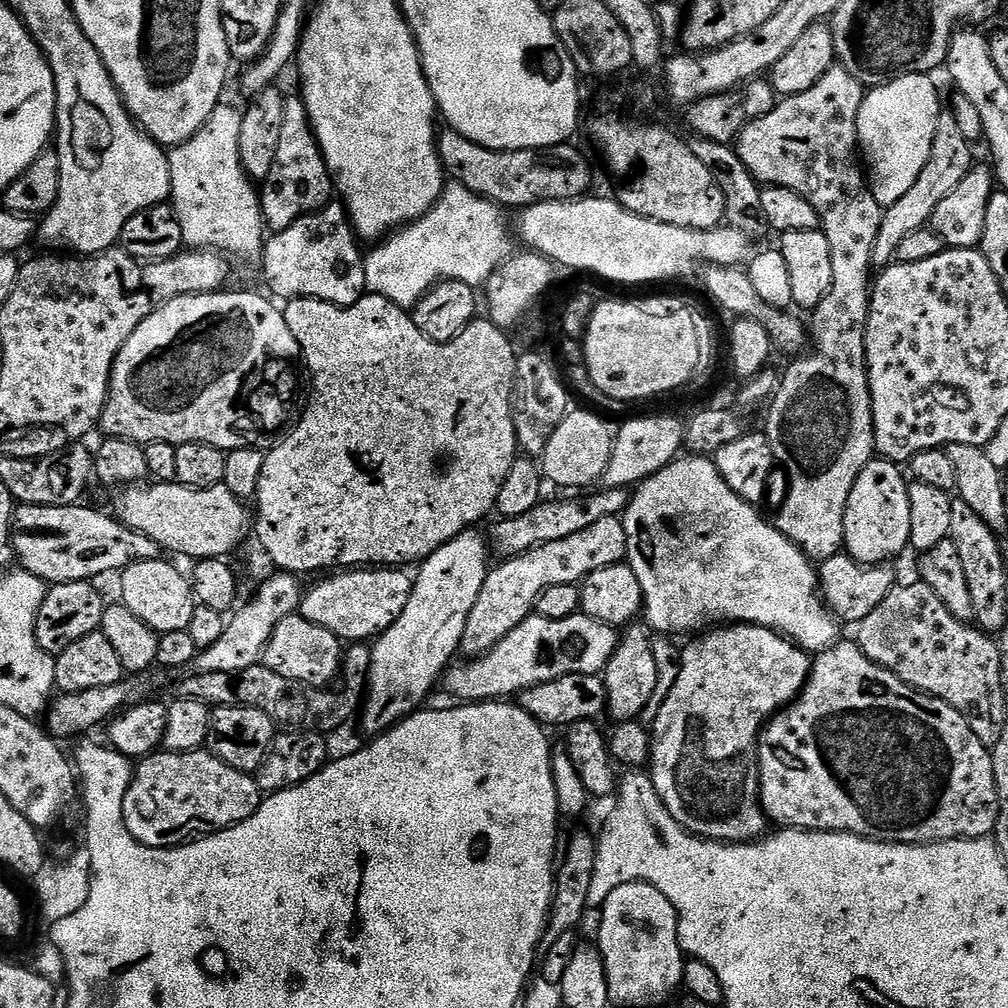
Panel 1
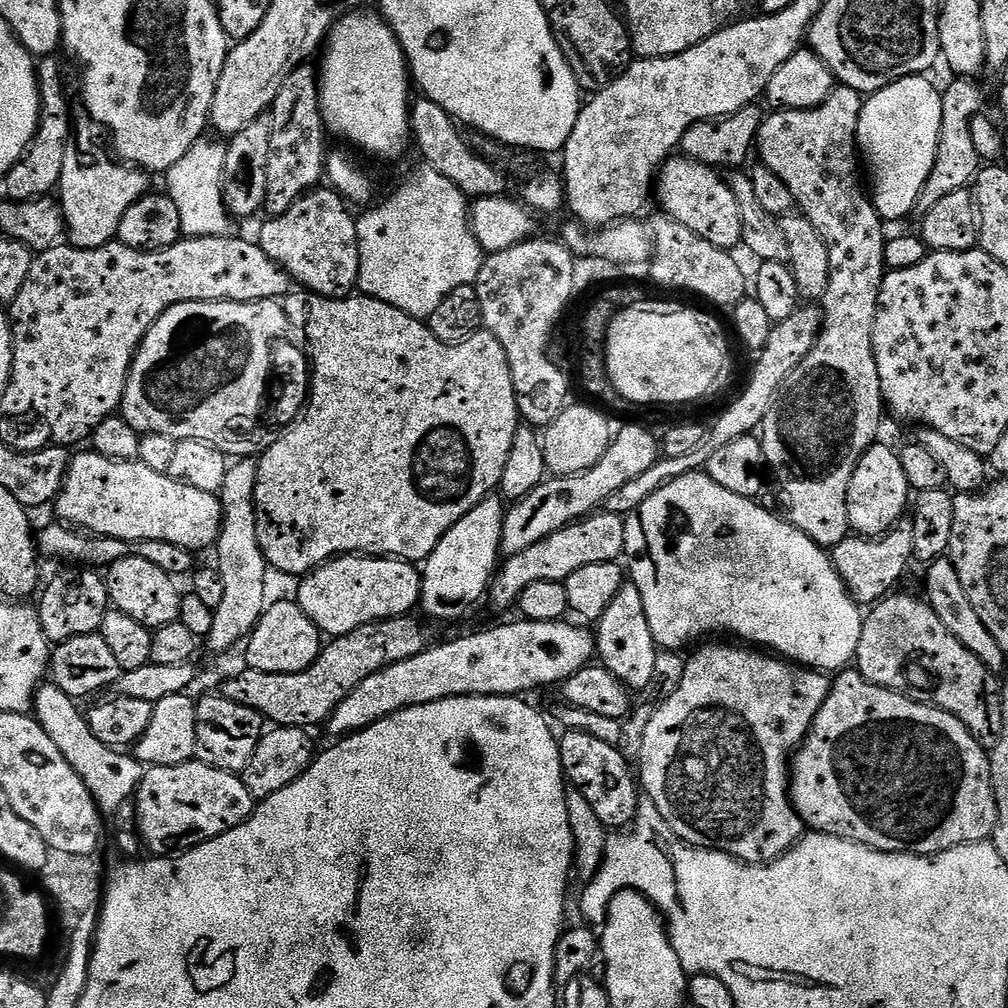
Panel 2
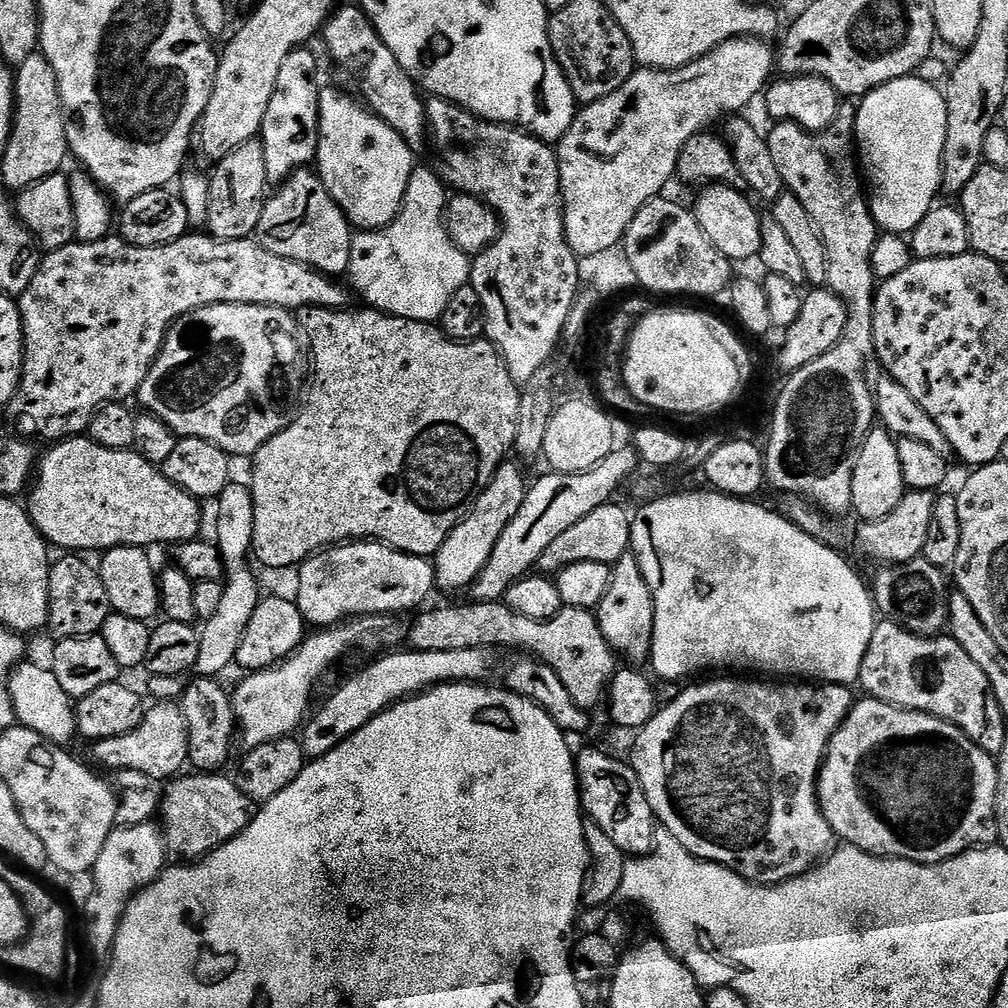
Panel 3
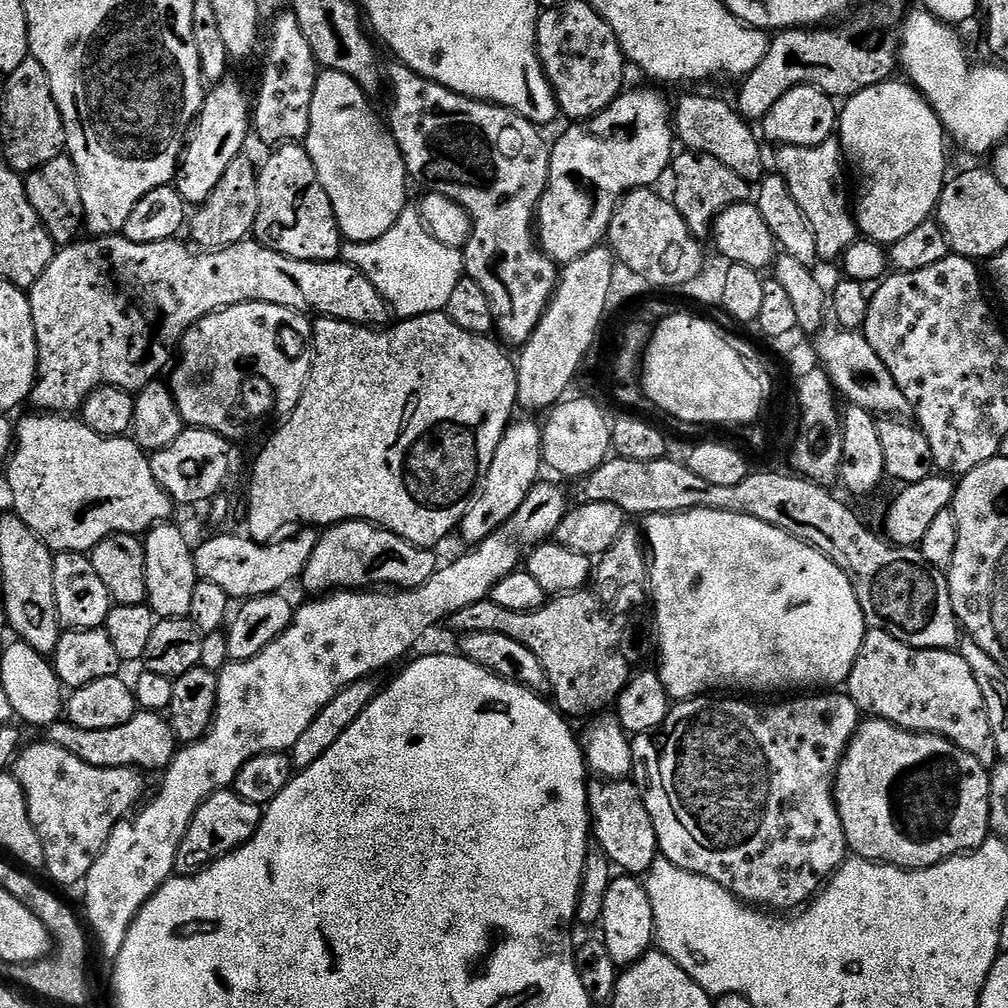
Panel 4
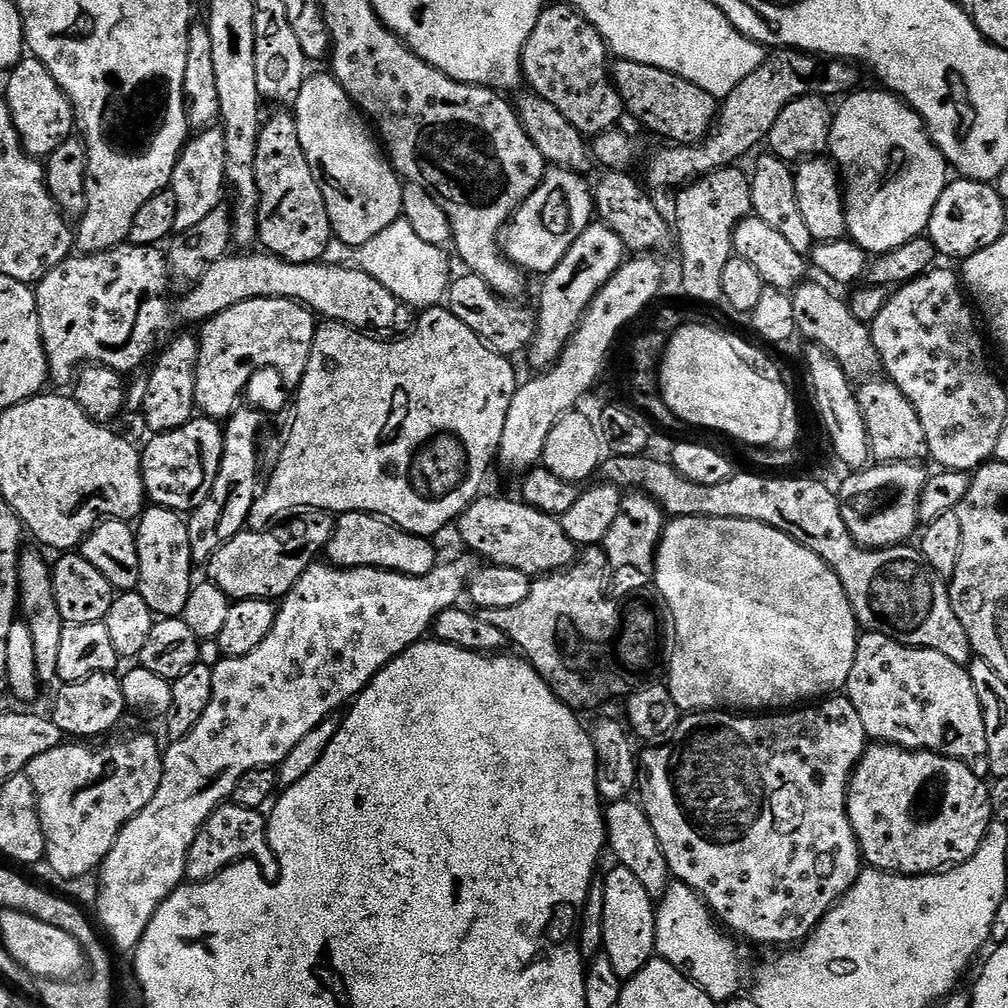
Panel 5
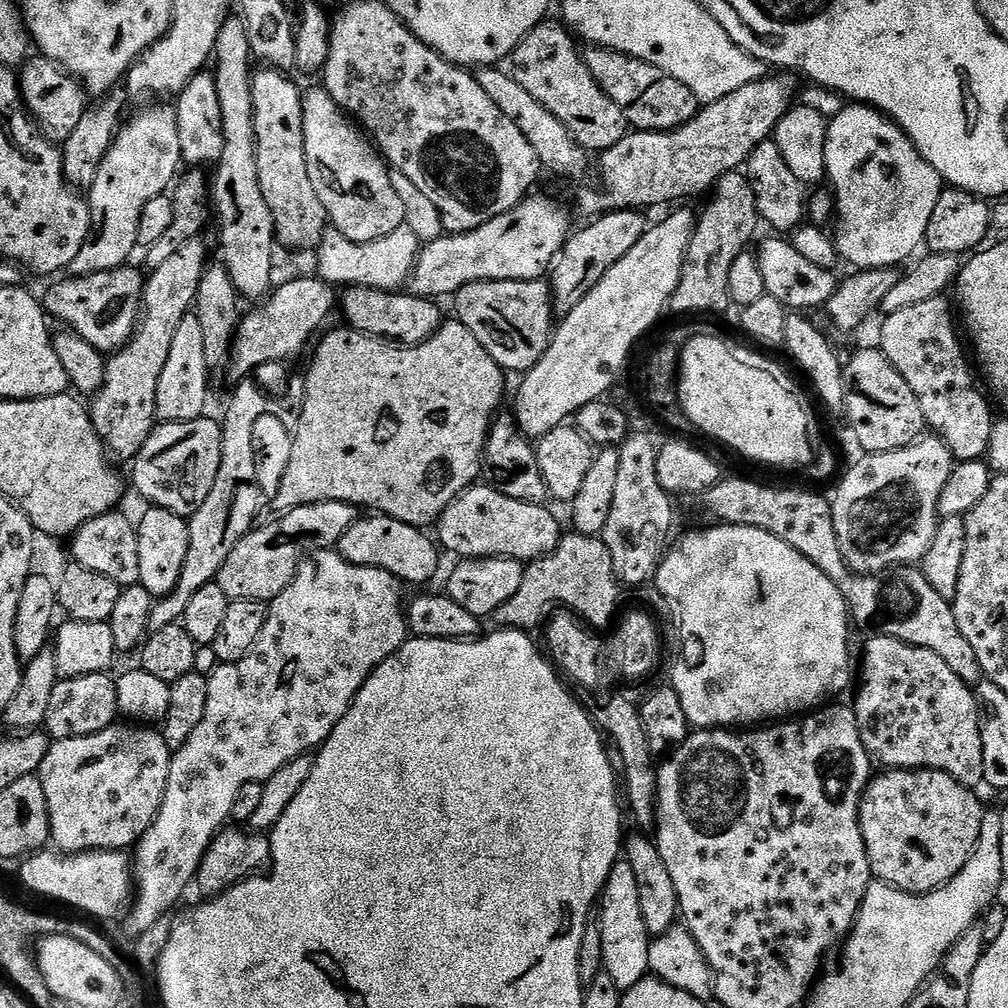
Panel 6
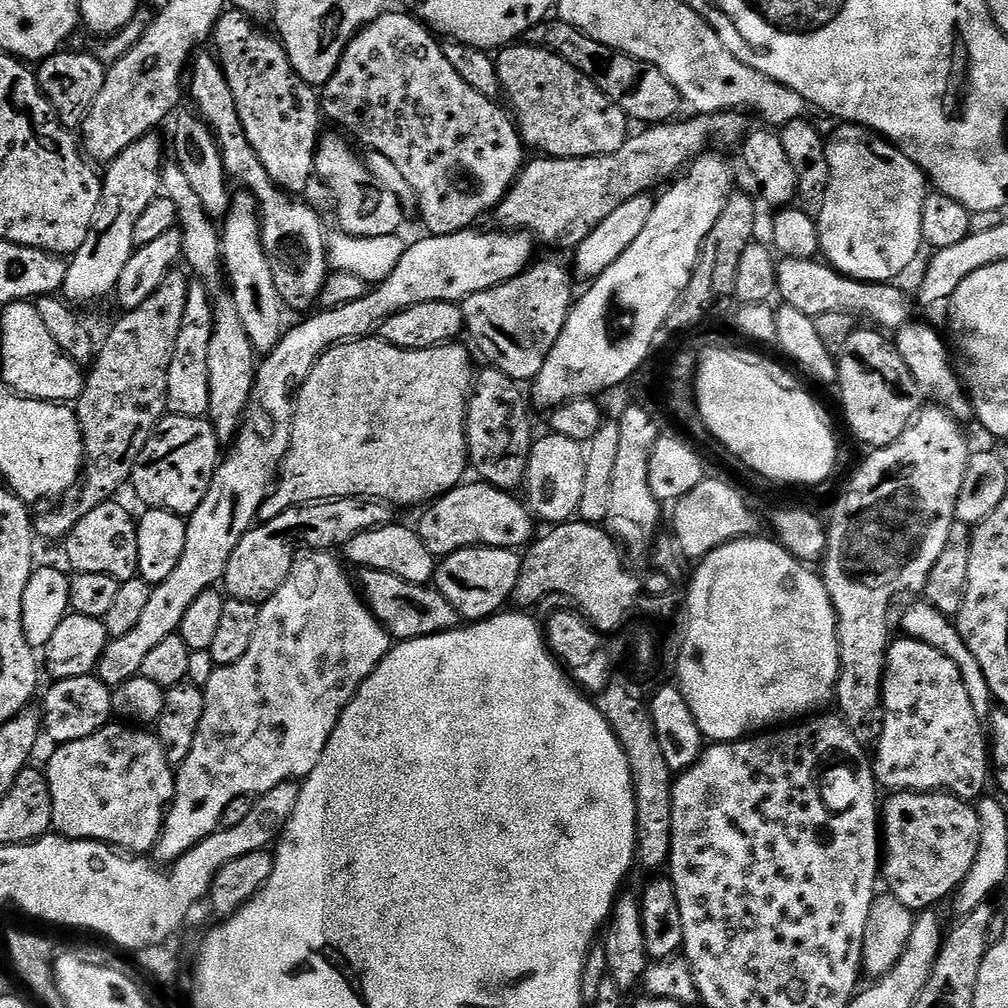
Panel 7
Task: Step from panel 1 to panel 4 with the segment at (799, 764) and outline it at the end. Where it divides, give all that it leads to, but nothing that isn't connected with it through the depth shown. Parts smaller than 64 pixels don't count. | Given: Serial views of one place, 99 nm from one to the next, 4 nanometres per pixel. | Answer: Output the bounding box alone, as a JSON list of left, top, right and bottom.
[834,718,992,868]

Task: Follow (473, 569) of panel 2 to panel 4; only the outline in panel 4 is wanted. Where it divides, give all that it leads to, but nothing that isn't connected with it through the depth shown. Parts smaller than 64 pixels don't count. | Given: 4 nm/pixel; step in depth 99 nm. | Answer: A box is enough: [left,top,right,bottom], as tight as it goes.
[458,418,544,546]

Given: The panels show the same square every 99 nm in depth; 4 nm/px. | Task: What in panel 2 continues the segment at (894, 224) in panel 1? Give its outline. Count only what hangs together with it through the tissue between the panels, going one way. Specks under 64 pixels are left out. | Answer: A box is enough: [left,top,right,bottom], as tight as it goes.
[916,78,985,212]

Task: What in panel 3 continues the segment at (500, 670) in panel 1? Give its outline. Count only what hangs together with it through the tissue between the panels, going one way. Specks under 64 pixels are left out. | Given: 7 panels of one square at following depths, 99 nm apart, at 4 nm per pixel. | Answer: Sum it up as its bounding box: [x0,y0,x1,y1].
[302,648,492,761]

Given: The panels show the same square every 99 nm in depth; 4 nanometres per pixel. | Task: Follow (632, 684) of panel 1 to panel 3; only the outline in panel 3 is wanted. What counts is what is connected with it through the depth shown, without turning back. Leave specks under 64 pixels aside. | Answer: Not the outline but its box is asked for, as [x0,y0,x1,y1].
[594,554,654,666]

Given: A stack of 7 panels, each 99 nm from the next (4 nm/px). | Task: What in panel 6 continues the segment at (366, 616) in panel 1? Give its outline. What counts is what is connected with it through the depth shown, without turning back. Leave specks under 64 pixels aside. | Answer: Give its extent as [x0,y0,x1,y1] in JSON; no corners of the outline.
[338,514,441,584]

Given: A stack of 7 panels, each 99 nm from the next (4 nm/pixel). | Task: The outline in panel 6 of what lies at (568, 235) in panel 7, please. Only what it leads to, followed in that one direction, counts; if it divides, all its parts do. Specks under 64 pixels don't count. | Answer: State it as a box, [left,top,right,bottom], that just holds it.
[576,75,794,218]

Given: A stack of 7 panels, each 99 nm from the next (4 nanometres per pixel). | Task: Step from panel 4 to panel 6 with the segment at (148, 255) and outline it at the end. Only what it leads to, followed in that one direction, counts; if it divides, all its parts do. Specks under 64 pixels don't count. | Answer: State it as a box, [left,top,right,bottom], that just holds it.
[43,267,446,352]

